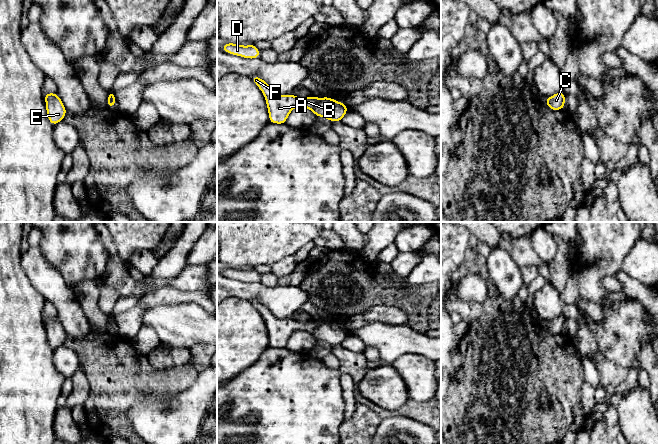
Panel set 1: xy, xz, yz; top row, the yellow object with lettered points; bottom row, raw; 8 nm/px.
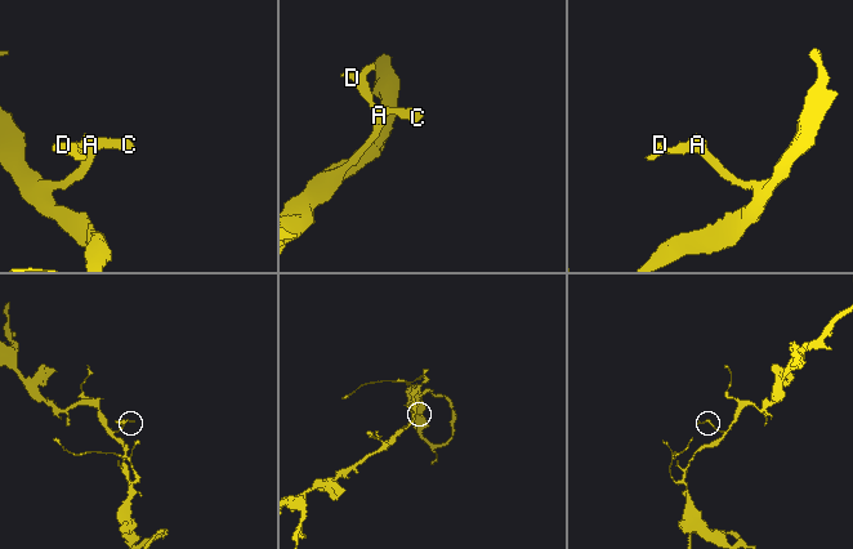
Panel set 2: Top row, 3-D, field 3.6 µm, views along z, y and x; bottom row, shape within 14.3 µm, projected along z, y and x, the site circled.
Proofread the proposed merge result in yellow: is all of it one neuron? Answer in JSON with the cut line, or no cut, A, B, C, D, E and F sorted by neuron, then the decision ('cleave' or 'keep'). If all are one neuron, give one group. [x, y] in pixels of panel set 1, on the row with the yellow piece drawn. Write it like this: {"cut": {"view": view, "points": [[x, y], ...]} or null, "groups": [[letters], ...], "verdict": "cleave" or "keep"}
{"cut": null, "groups": [["A", "B", "C", "D", "E", "F"]], "verdict": "keep"}

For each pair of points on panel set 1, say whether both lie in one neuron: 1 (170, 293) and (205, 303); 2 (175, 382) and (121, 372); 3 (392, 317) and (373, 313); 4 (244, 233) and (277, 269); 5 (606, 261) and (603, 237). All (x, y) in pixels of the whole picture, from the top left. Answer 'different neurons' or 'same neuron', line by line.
1: same neuron
2: same neuron
3: same neuron
4: different neurons
5: same neuron

